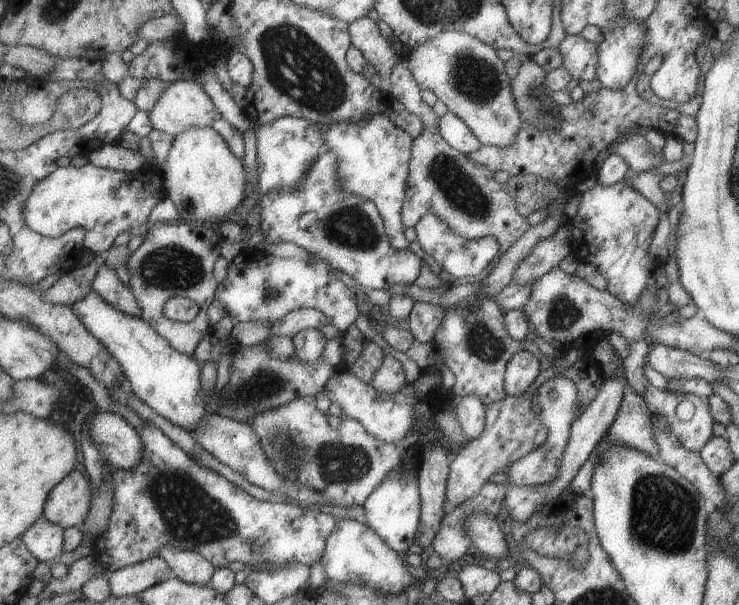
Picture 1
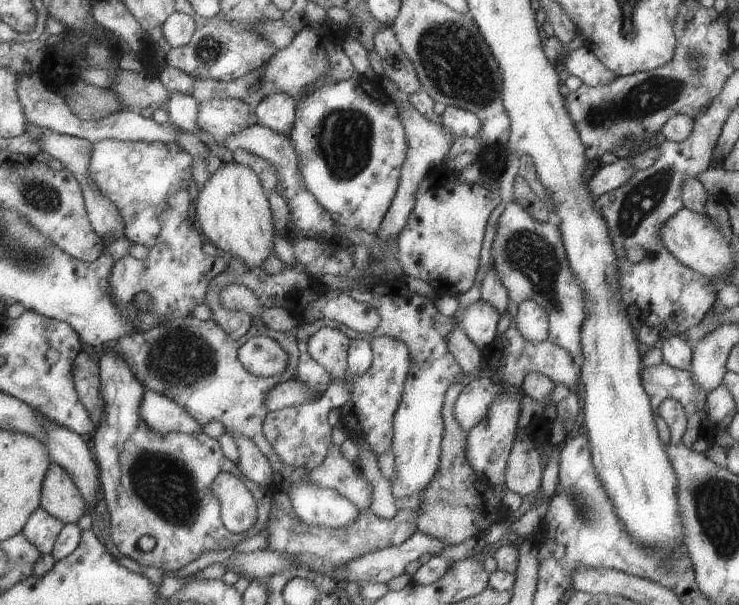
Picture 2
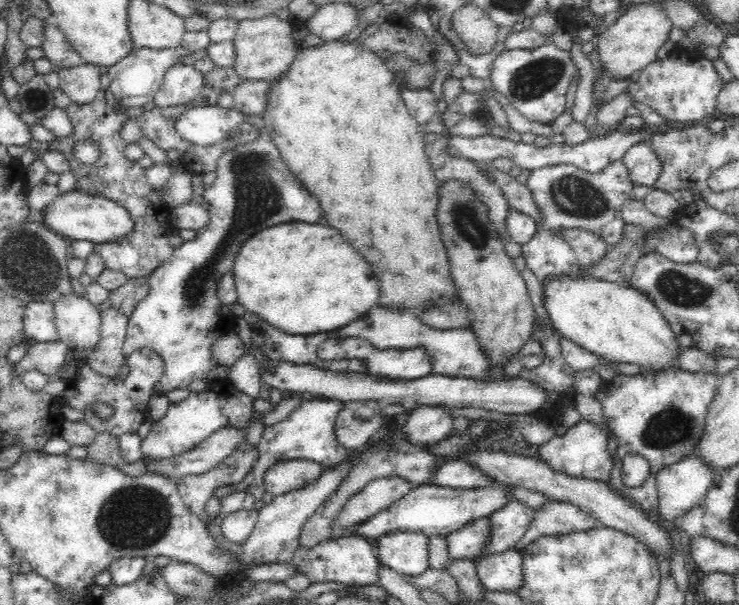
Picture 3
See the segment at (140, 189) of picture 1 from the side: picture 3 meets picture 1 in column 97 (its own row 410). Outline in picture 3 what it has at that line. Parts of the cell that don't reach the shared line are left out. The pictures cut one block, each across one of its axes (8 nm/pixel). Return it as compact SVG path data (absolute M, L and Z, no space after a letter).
M228 378L210 381L202 392L192 391L189 396L175 403L170 403L164 418L154 421L149 434L141 439L141 458L145 462L152 460L172 460L182 456L206 441L213 432L227 426L244 427L254 416L252 398L240 392Z

